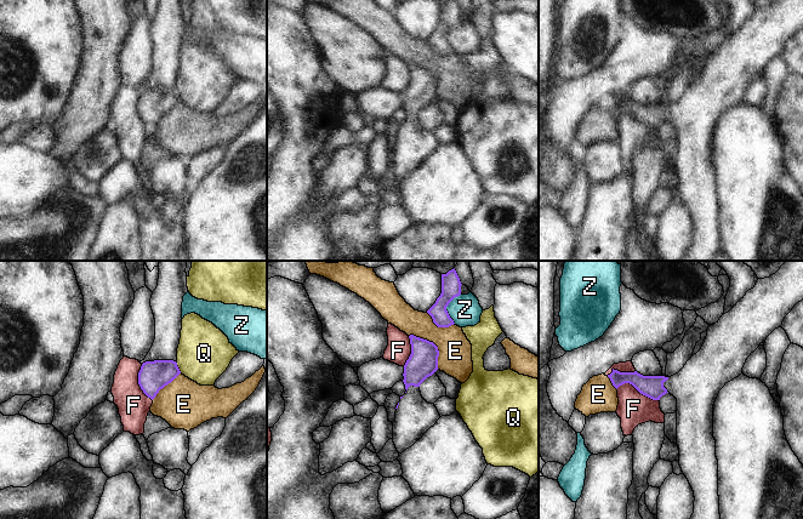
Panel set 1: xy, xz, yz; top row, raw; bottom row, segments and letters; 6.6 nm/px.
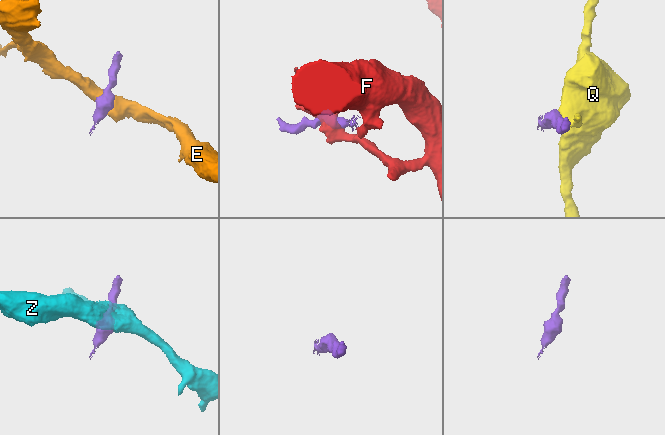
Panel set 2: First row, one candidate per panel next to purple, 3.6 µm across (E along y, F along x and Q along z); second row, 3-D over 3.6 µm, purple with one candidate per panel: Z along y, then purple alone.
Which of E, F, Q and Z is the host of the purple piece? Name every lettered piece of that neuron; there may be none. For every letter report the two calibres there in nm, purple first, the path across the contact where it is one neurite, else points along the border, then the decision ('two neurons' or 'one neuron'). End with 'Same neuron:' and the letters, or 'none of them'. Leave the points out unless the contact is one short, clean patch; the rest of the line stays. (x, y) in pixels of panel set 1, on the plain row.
E: calibres 200 and 220 nm; border xz (409, 63), (426, 67), (437, 75), (438, 97); two neurons
F: calibres 140 and 220 nm; border yz (616, 117), (625, 112), (631, 112), (641, 121), (658, 129); two neurons
Q: calibres 200 and 360 nm; border xy (175, 90), (181, 101); two neurons
Z: calibres 130 and 200 nm; border xz (461, 22), (446, 35), (446, 40), (454, 51); two neurons
Same neuron: none of them

